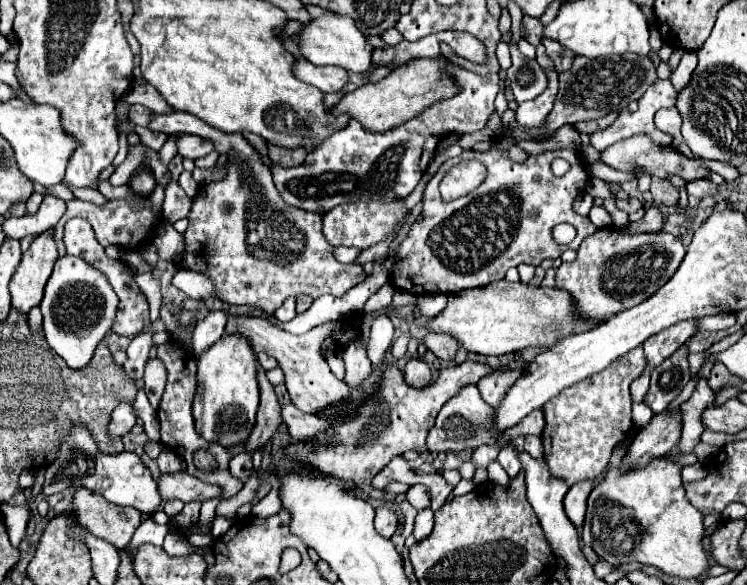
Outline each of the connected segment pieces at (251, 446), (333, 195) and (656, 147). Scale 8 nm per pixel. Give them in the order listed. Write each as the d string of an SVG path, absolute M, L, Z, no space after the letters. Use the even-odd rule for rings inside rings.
M261 366L257 372L257 380L259 380L259 388L261 388L261 404L257 410L257 422L255 422L255 426L253 426L249 438L245 440L245 446L243 446L243 450L247 454L261 450L271 440L271 436L277 432L277 426L283 422L281 420L281 406L277 402L273 386L265 378L265 370Z
M449 64L447 72L461 86L461 92L427 108L421 116L383 134L369 134L357 120L351 120L347 130L337 132L331 136L331 140L325 140L323 146L307 154L303 166L287 170L279 168L279 164L273 164L273 180L283 200L291 206L325 214L337 204L351 200L393 200L395 196L409 196L427 170L437 150L437 142L445 134L477 132L485 128L487 120L495 112L493 100L499 94L497 74L479 76L455 64Z
M635 134L627 140L621 140L619 144L613 144L611 148L607 148L607 152L601 152L601 160L621 172L631 172L635 174L637 170L643 170L649 176L657 176L657 178L669 178L671 174L681 176L685 182L693 182L693 180L707 180L711 170L697 158L689 158L683 156L681 152L669 152L665 150L661 144L655 144L647 134Z

